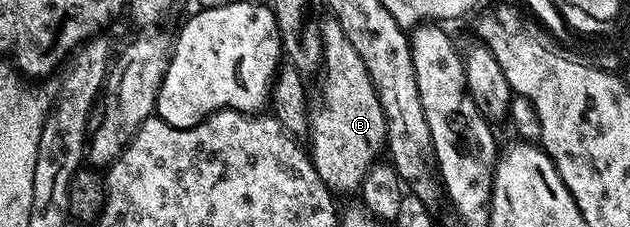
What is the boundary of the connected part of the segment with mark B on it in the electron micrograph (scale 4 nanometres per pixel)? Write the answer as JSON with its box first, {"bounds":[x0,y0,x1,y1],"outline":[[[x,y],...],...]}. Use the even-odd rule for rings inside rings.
{"bounds":[307,17,386,195],"outline":[[[326,17],[325,23],[320,23],[321,43],[323,44],[323,56],[321,57],[321,103],[312,107],[309,115],[309,132],[307,135],[308,145],[311,147],[313,166],[319,172],[323,184],[334,195],[349,194],[360,191],[367,172],[382,157],[386,149],[385,133],[385,109],[379,104],[377,93],[373,87],[373,81],[369,75],[367,64],[355,52],[355,44],[347,40],[343,28],[337,23],[336,18]]]}

